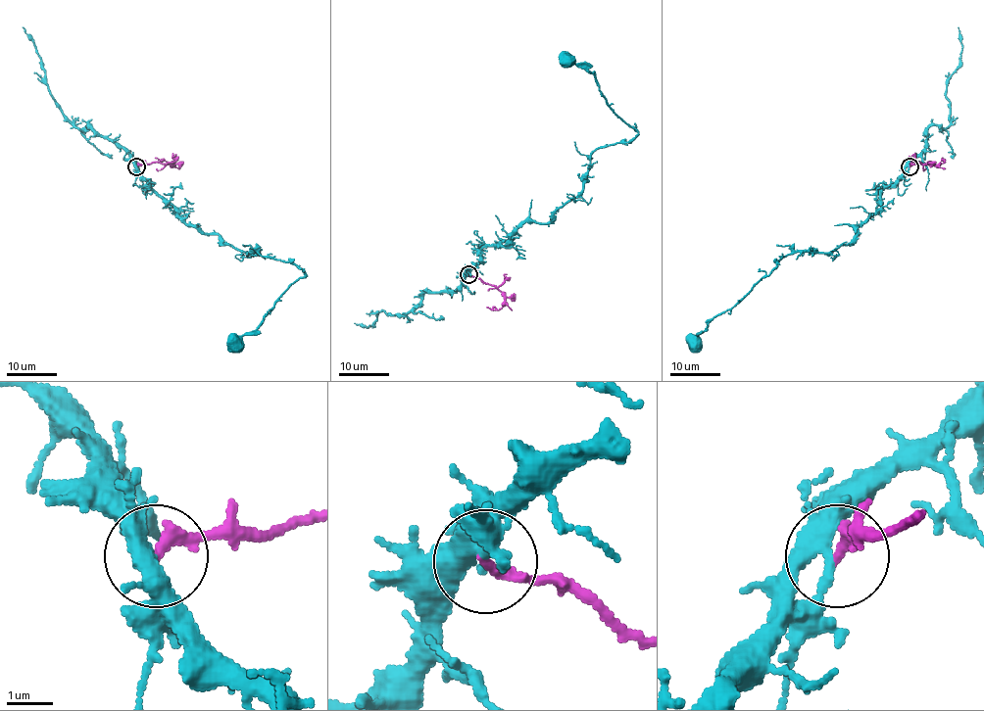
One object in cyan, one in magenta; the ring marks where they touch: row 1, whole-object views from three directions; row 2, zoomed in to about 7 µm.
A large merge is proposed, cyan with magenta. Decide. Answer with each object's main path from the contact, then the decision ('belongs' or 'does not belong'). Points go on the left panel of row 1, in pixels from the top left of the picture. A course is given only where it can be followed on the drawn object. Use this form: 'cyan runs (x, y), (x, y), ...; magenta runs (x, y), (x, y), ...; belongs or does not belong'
cyan runs (137, 166), (192, 226), (217, 234), (221, 242), (294, 262), (306, 276), (297, 278), (254, 331), (235, 344); magenta runs (137, 166), (157, 162), (172, 164), (155, 158); does not belong

